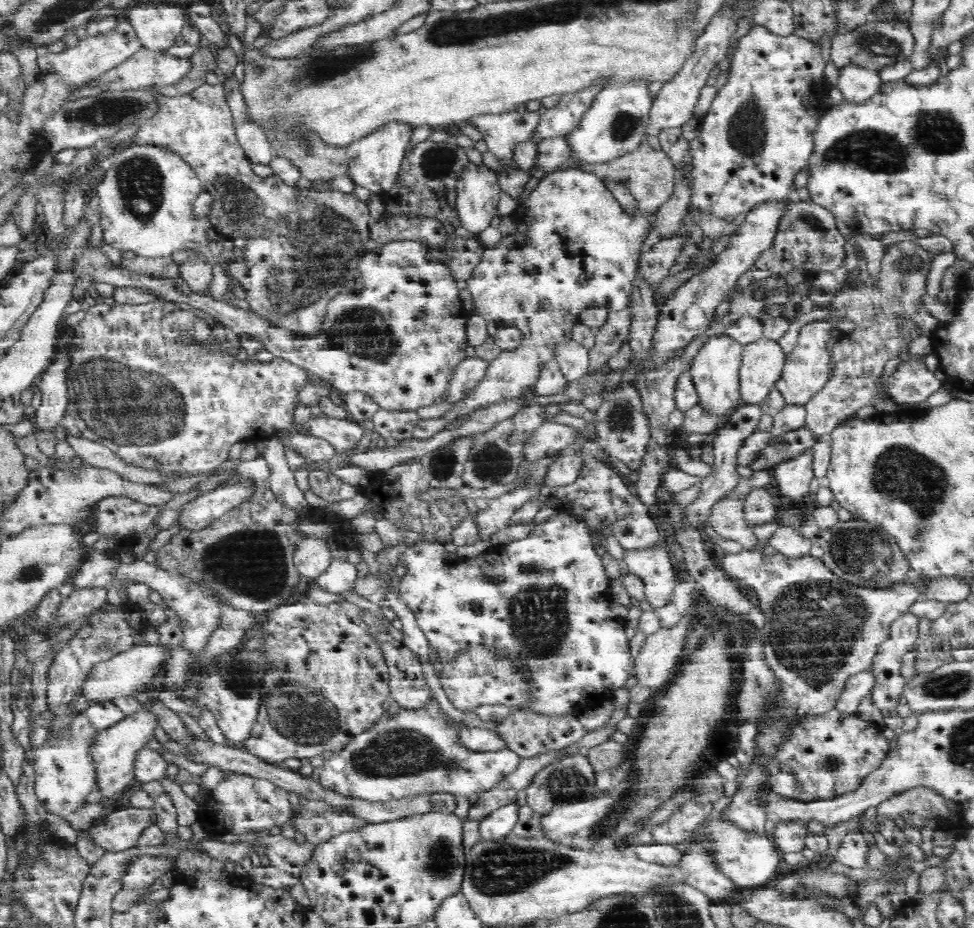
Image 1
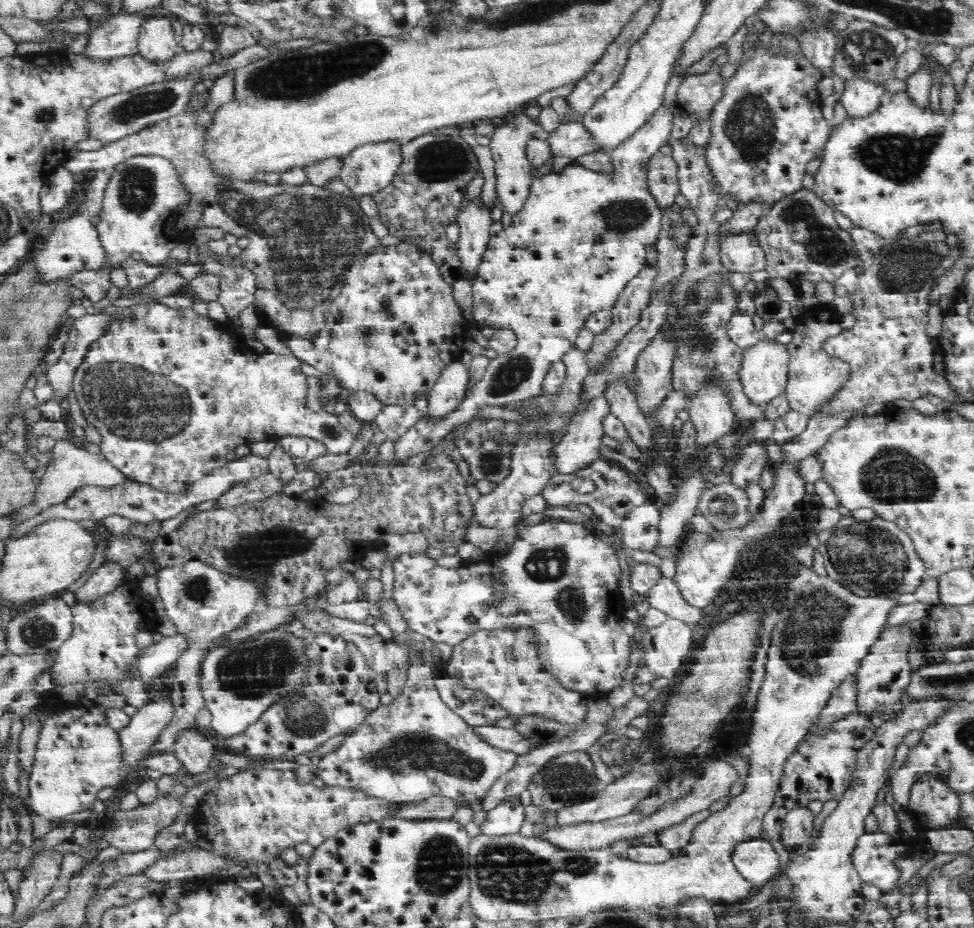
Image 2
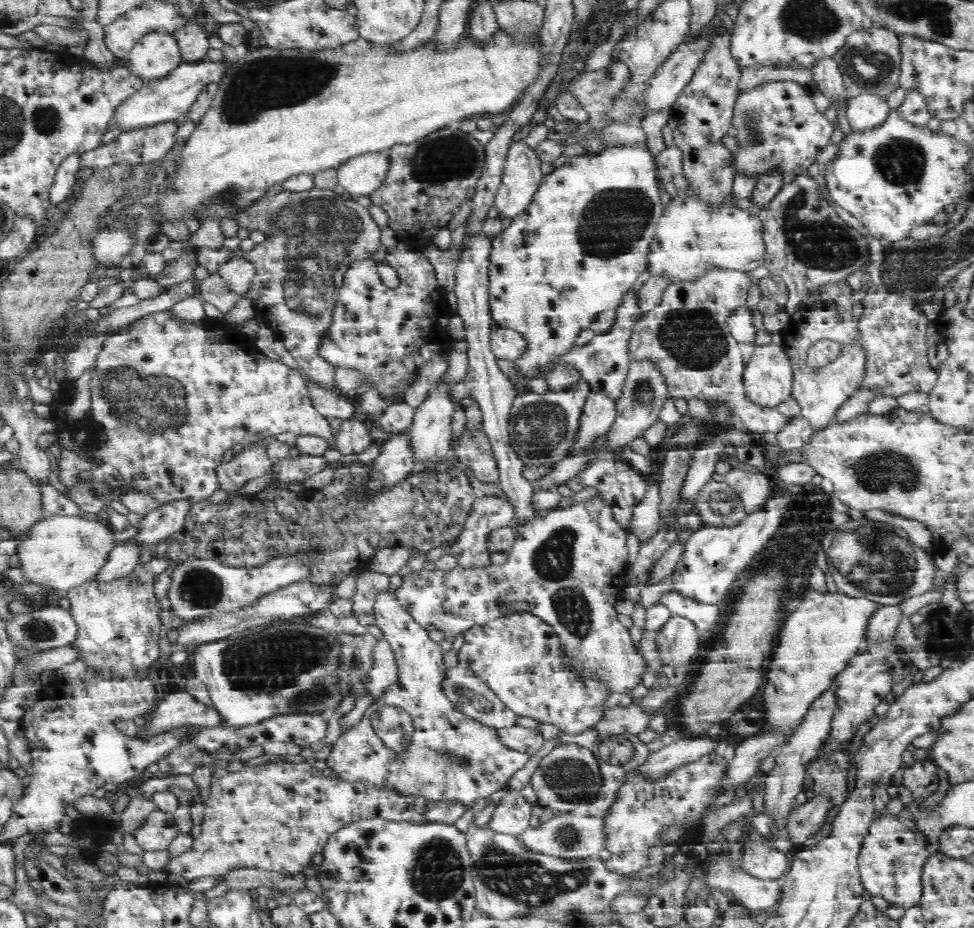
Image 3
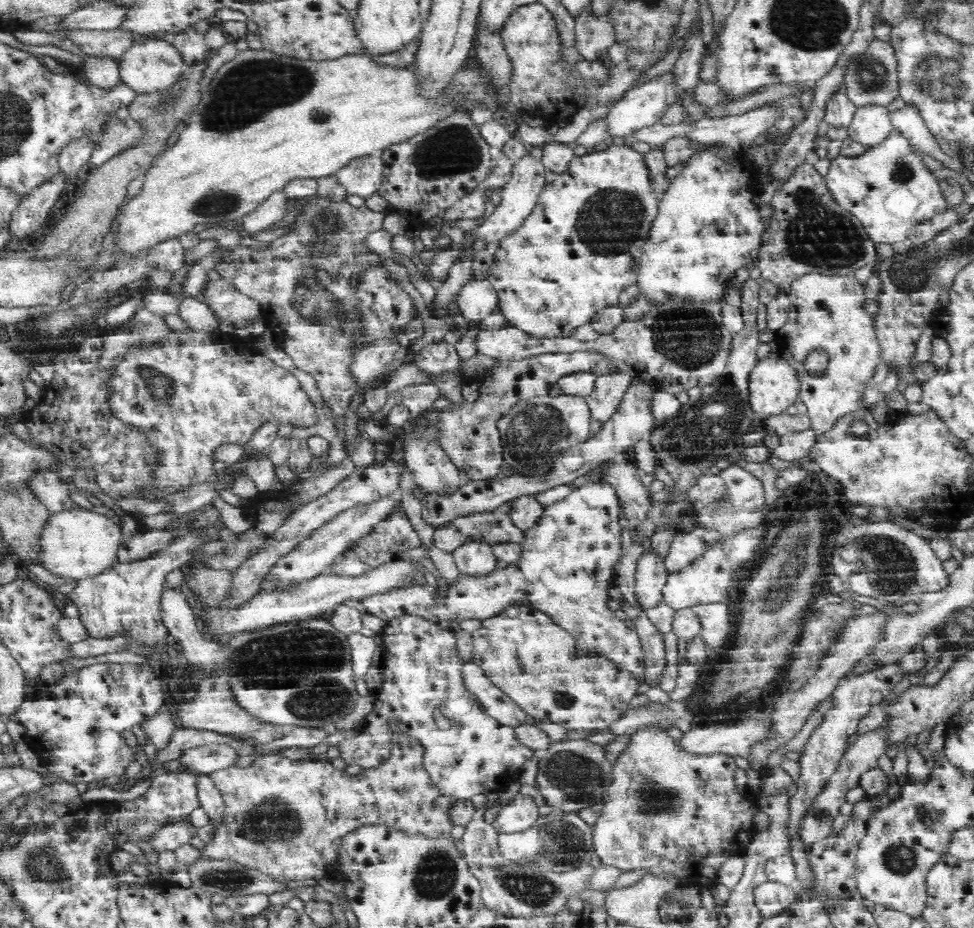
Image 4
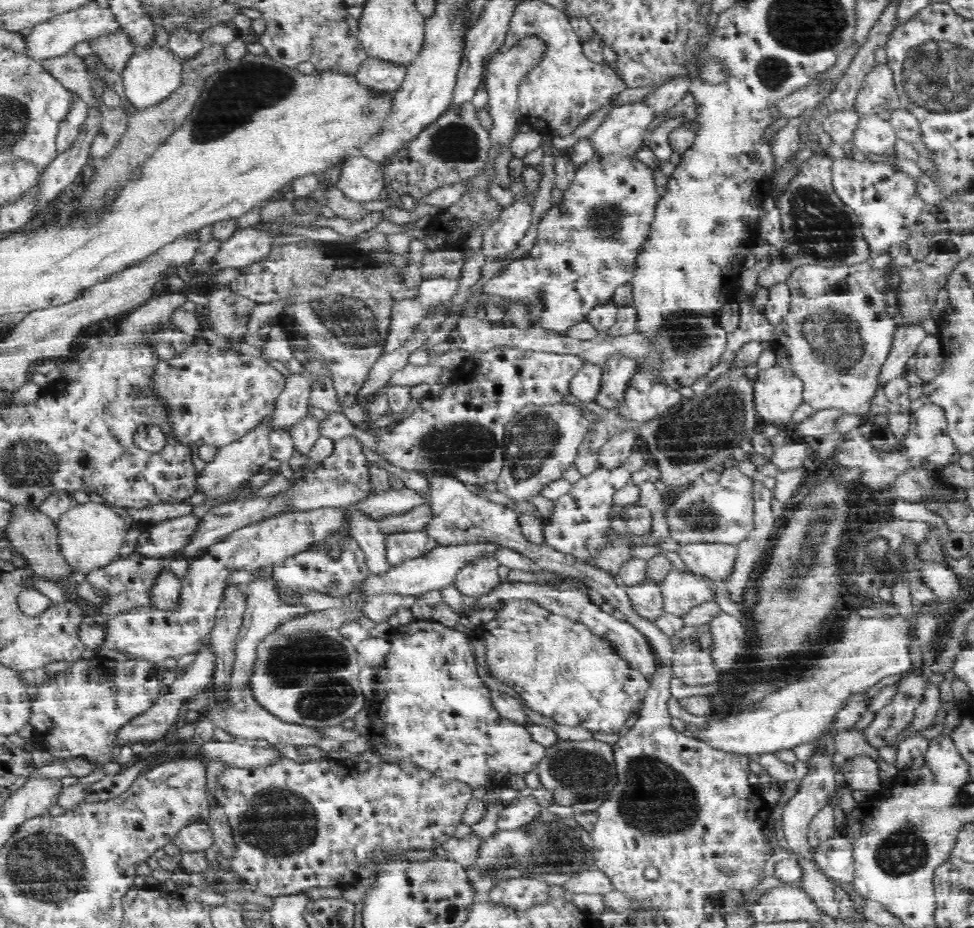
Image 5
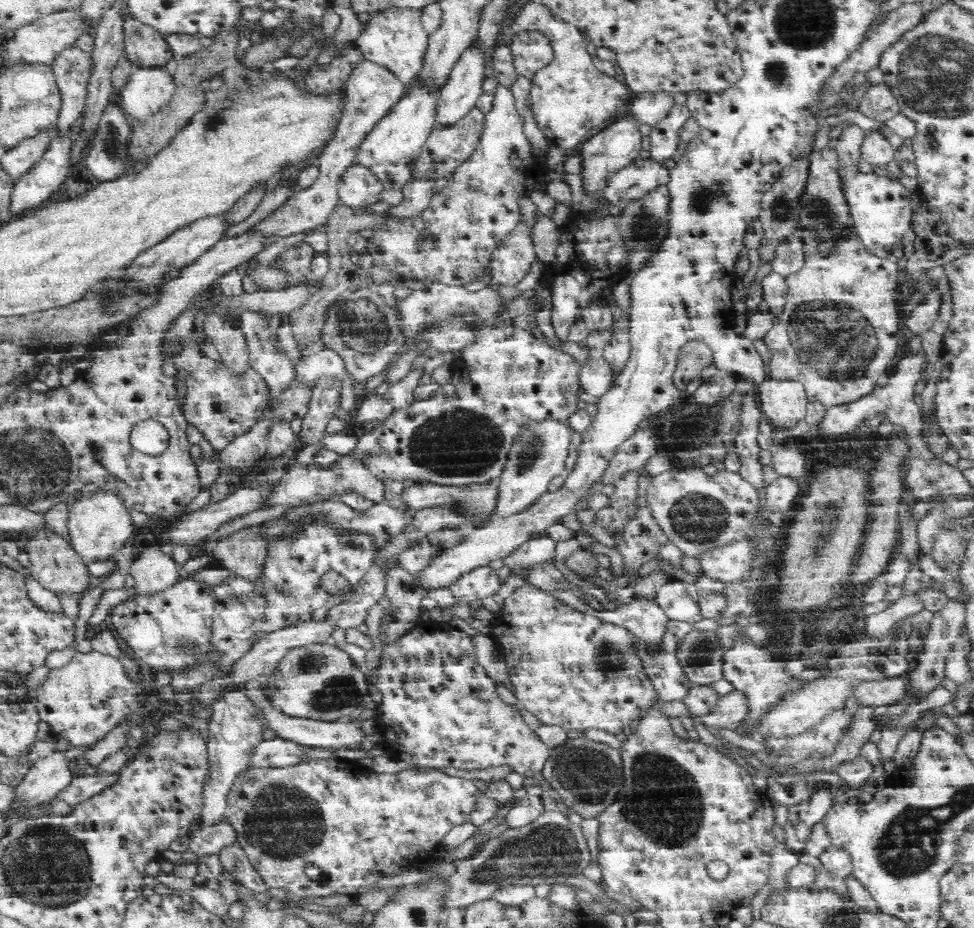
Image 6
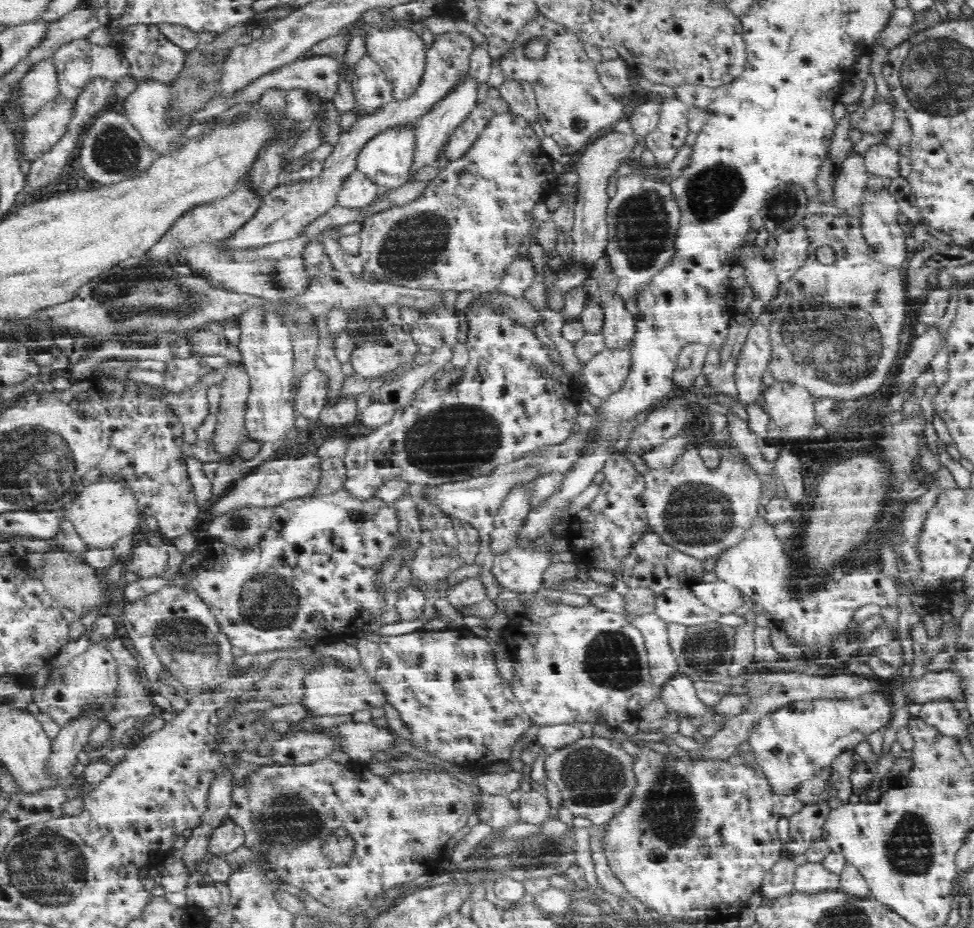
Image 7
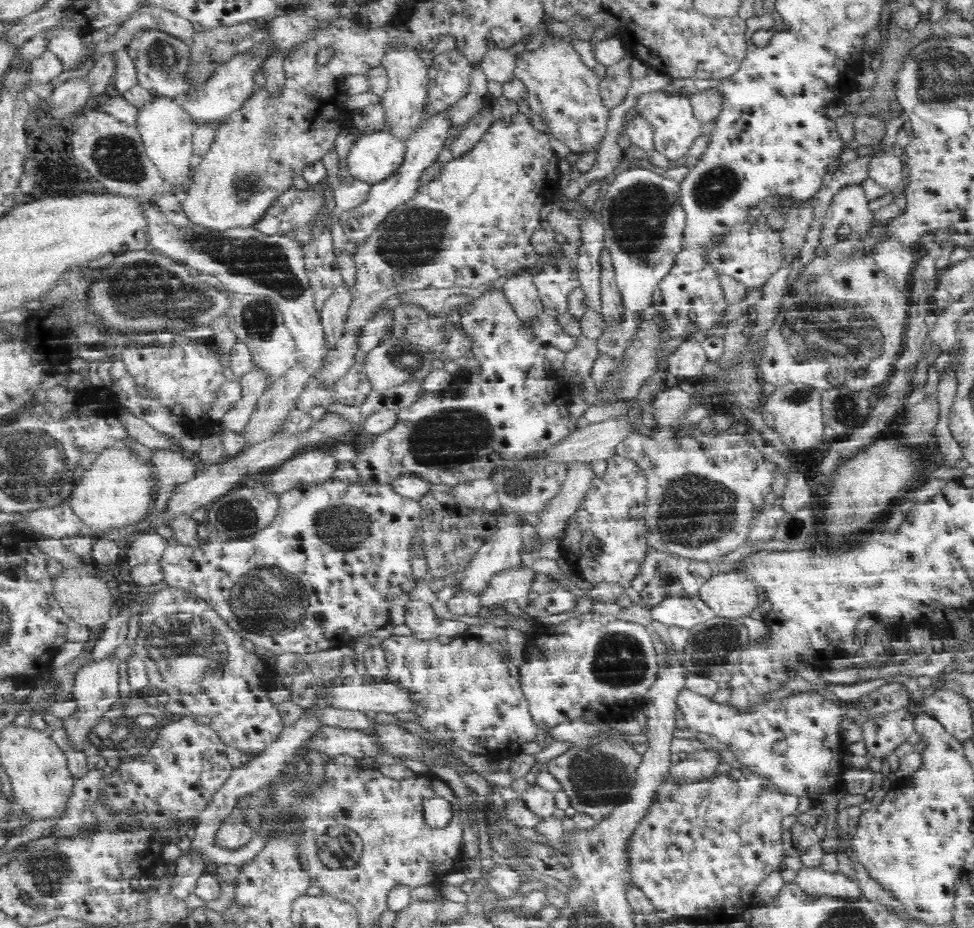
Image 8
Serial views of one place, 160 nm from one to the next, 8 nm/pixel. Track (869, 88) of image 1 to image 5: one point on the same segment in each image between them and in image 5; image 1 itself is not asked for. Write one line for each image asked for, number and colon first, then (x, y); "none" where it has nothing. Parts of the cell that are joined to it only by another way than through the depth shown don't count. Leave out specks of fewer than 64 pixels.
2: (861, 98)
3: (866, 111)
4: (871, 125)
5: (874, 135)

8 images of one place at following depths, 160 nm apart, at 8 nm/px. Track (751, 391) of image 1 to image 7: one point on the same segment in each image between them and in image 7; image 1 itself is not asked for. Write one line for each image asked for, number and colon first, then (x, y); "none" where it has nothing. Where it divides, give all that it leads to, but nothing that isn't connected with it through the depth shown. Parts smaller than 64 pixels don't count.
2: (765, 366)
3: (768, 378)
4: (774, 385)
5: (778, 393)
6: (784, 402)
7: (792, 407)

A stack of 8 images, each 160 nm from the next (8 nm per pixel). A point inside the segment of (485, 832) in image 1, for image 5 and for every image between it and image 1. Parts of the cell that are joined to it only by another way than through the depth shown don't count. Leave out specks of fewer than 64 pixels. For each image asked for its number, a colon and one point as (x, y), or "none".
2: (508, 817)
3: (512, 816)
4: (521, 812)
5: (521, 810)

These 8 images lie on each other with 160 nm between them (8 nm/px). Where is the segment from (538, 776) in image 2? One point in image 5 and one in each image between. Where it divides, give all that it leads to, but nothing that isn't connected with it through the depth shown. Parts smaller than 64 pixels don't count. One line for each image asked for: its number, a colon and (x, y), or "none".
3: (568, 779)
4: (572, 774)
5: (582, 774)

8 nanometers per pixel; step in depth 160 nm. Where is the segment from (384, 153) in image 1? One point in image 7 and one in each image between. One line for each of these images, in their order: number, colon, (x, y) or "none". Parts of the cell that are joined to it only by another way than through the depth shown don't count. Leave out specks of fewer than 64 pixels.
2: (368, 169)
3: (361, 176)
4: (363, 176)
5: (362, 180)
6: (358, 187)
7: (357, 191)

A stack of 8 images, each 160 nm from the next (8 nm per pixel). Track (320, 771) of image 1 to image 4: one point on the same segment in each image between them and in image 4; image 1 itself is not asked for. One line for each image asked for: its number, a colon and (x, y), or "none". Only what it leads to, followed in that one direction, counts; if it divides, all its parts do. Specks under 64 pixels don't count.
2: (417, 747)
3: (454, 757)
4: (422, 696)

